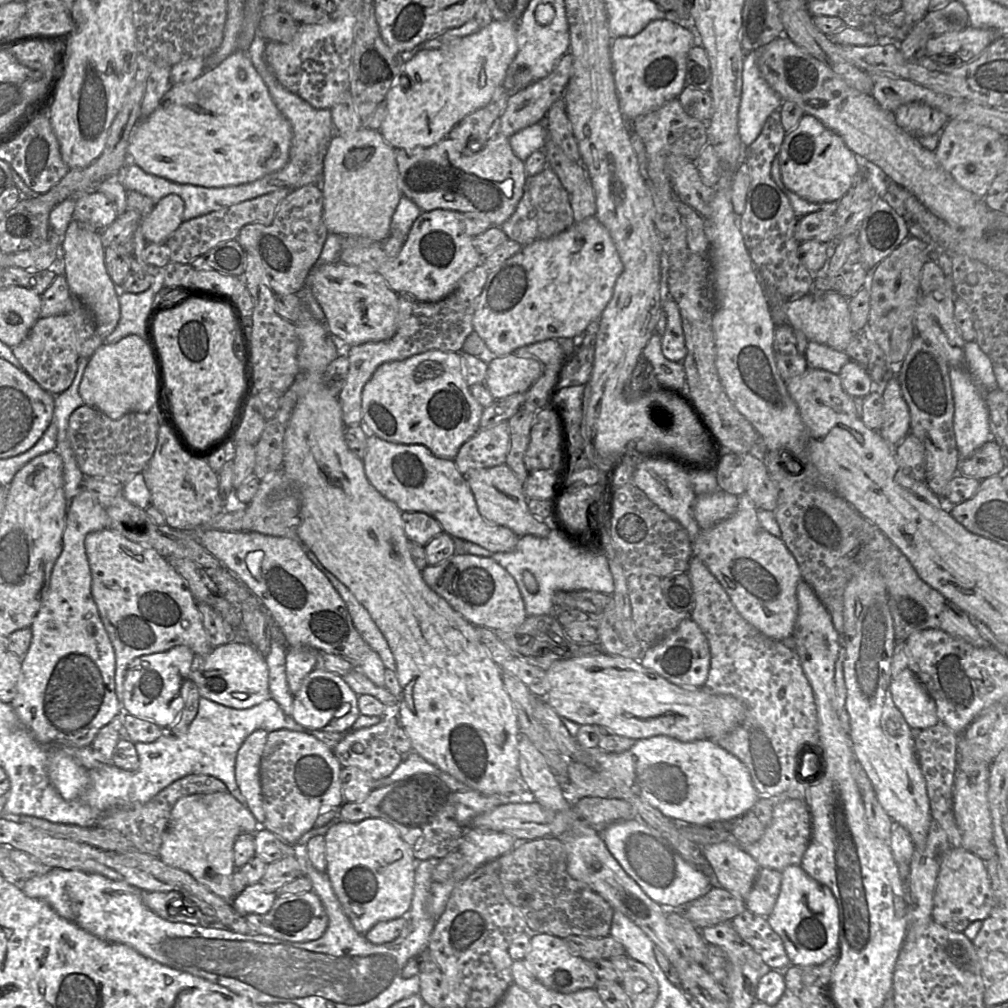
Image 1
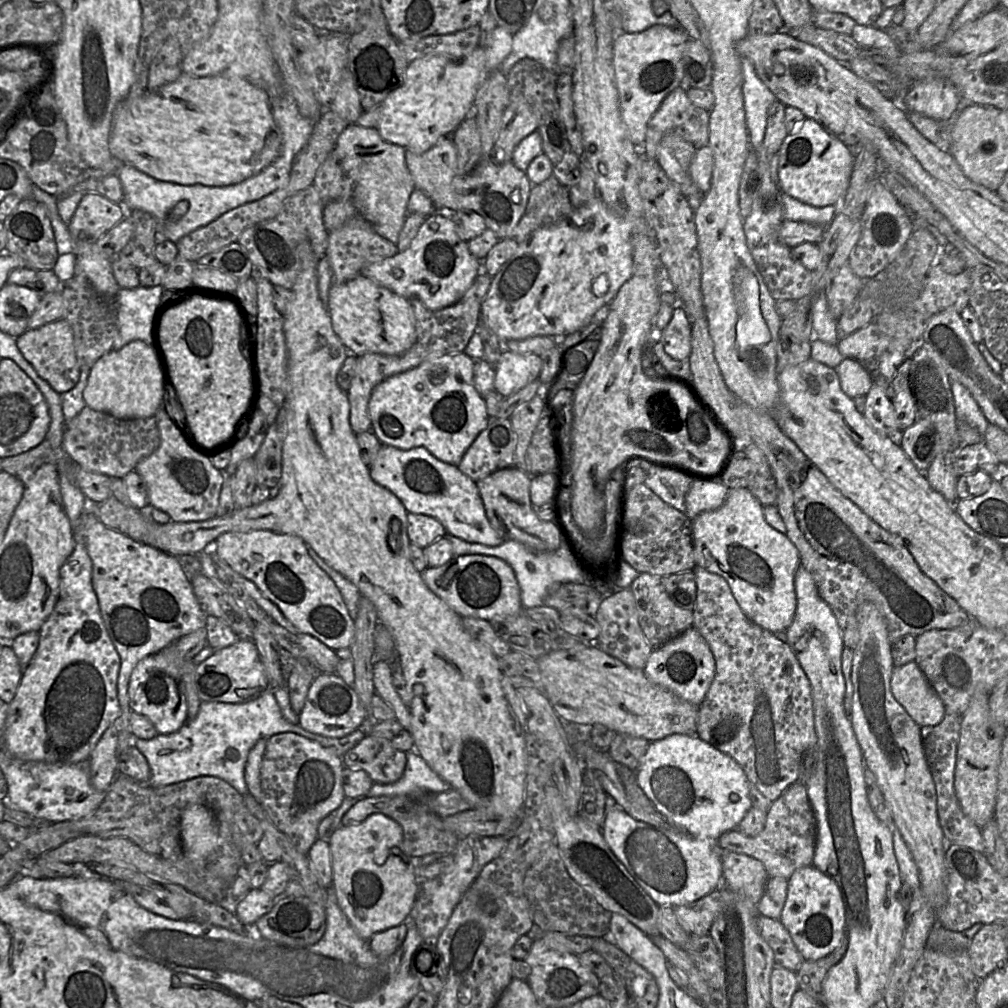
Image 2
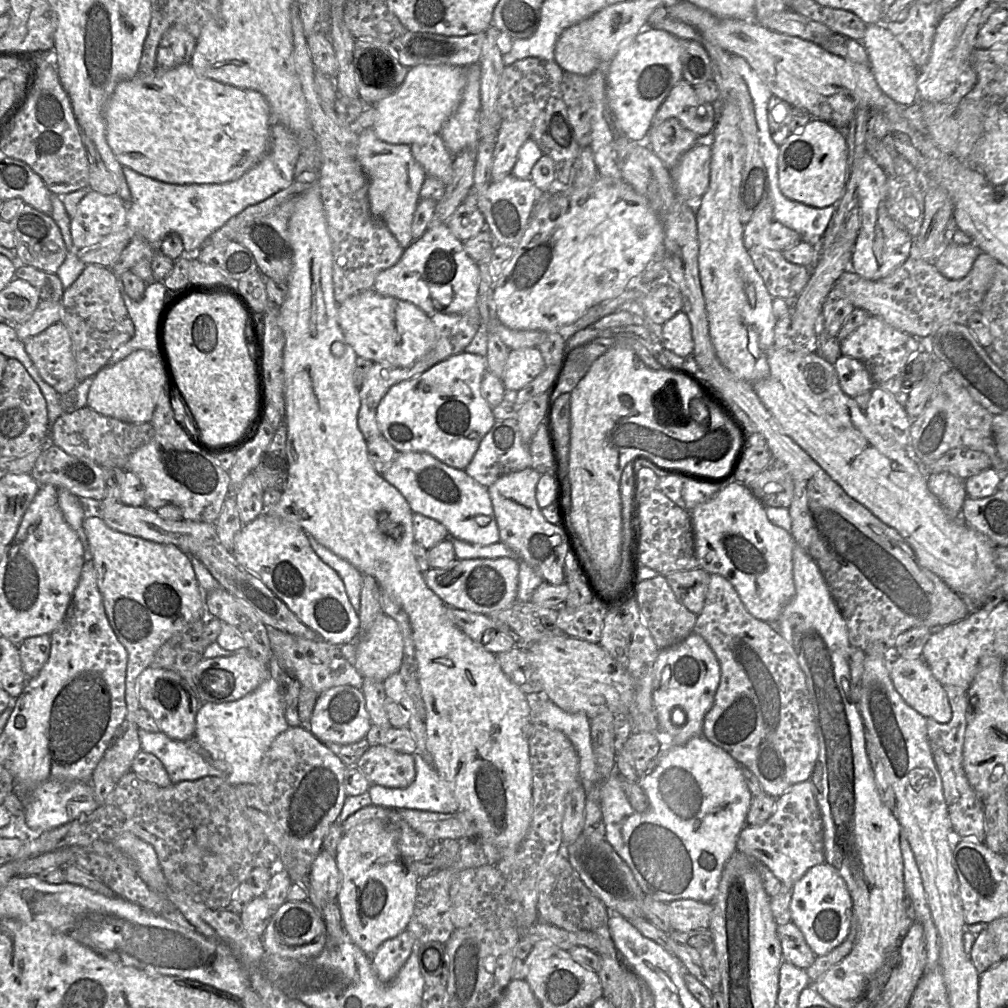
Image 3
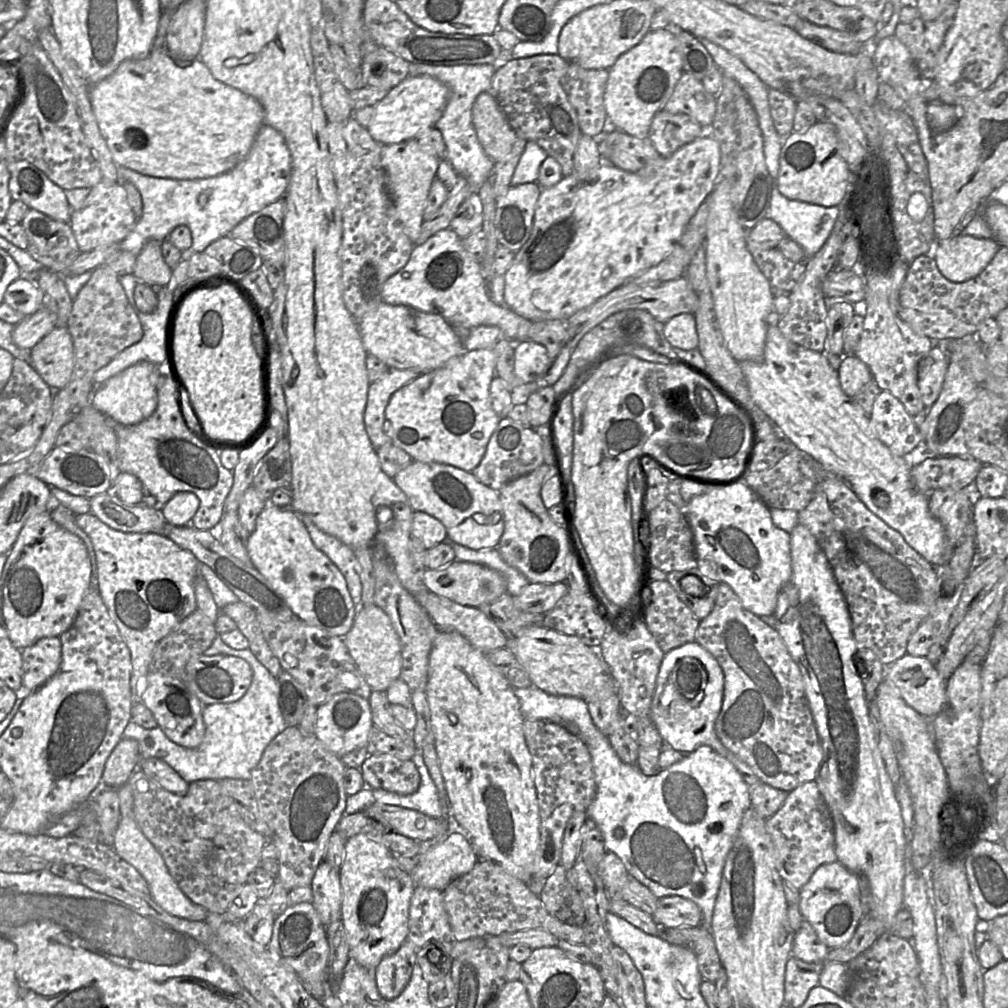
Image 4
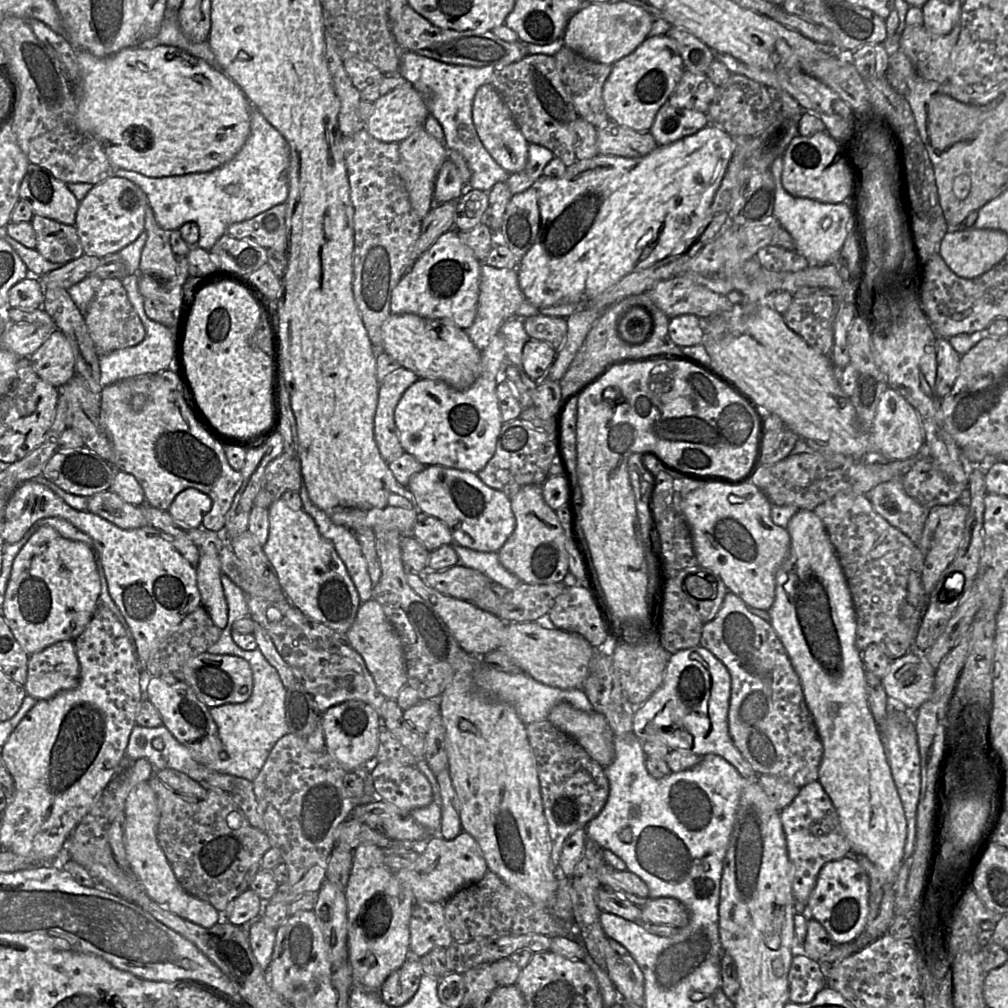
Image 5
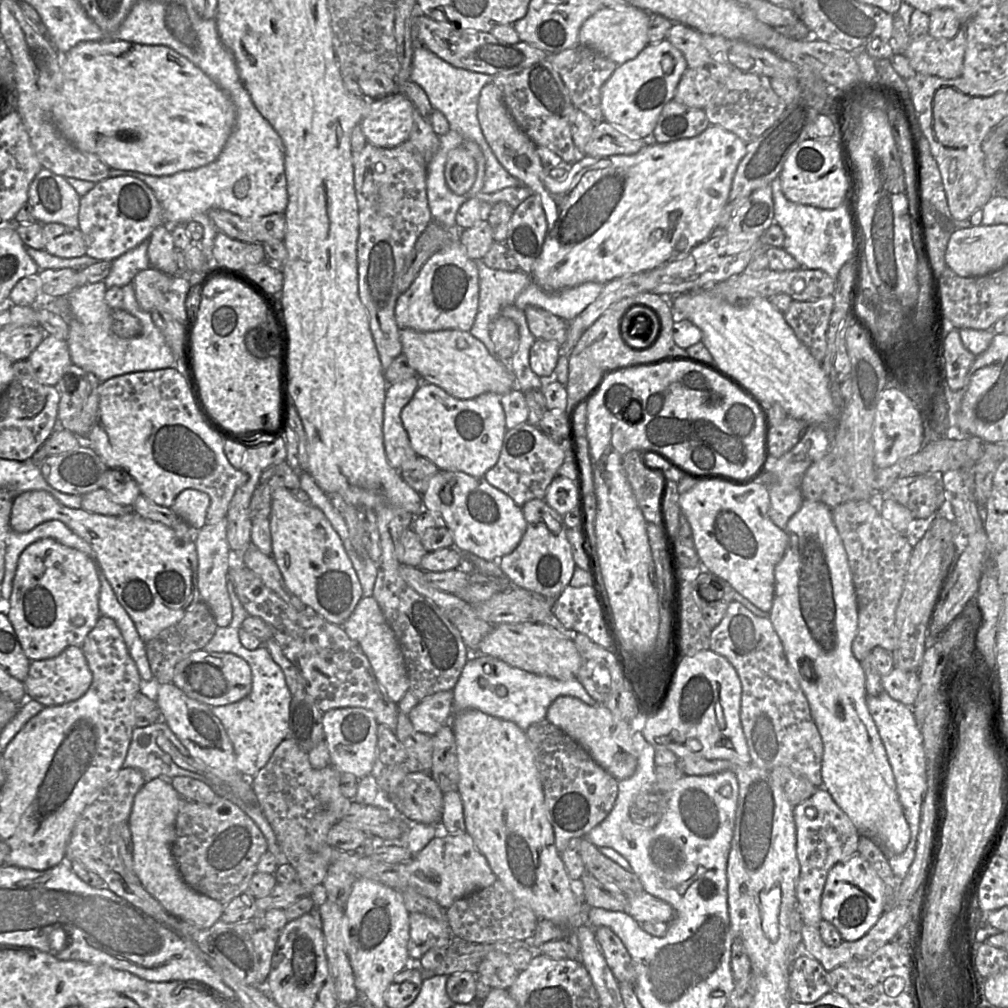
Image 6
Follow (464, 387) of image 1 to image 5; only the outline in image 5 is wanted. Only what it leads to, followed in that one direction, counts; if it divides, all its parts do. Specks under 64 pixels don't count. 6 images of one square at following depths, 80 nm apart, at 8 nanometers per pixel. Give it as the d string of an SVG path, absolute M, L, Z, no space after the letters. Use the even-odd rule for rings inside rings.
M498 333L481 351L481 372L467 389L456 390L443 381L426 378L419 378L407 388L394 412L404 451L425 466L439 465L473 473L482 470L495 453L504 423L496 394L496 378L505 358L505 340Z

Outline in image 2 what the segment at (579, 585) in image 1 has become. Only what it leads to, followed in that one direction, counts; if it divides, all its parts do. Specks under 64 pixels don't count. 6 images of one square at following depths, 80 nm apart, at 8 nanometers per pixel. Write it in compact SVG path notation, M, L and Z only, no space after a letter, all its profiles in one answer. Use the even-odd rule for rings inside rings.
M446 534L446 537L452 543L454 556L482 554L495 556L507 562L515 572L521 590L521 602L526 608L543 605L547 594L550 593L550 587L554 583L591 584L589 576L579 568L565 543L554 551L533 552L516 540L505 540L498 546L487 546L470 543L450 534Z

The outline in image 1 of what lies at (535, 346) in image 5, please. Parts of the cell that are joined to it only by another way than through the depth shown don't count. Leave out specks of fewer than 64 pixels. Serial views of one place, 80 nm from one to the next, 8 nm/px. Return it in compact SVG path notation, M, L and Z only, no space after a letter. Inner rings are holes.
M514 353L495 357L488 363L484 385L495 400L506 398L515 393L526 393L543 371L543 364L534 358L521 358Z

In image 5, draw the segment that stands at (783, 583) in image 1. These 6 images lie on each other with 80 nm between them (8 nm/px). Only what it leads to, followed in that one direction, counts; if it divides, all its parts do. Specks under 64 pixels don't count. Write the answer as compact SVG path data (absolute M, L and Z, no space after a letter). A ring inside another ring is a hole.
M714 480L704 482L693 481L693 483L698 484L698 487L682 496L681 511L691 530L693 548L699 566L711 570L719 576L728 590L743 600L747 607L768 611L772 607L775 599L777 571L785 562L791 545L791 537L787 530L774 524L771 519L771 502L762 490L748 480L737 485Z

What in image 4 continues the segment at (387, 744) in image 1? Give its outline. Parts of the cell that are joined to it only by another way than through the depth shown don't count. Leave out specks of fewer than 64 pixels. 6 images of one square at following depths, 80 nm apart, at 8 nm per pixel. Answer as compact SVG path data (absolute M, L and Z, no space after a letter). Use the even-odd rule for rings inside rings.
M387 753L370 755L361 771L366 787L383 789L401 795L415 793L421 782L413 760L401 760Z

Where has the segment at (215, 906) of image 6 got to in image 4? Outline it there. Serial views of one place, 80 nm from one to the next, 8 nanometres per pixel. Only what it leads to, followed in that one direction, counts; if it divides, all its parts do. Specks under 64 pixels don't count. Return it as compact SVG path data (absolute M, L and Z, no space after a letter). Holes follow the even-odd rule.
M129 784L118 788L120 803L120 822L117 827L112 848L126 862L132 865L145 879L152 899L169 914L190 921L204 921L208 911L193 903L178 887L170 875L162 855L145 837L137 825L133 814L133 794Z

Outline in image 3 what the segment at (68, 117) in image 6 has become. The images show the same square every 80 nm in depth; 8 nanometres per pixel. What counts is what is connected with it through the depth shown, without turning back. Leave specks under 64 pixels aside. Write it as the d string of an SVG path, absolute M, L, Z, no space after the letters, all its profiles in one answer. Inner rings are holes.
M189 62L119 82L104 107L104 121L107 143L122 167L178 185L237 180L267 153L272 125L270 106L263 94L202 77Z

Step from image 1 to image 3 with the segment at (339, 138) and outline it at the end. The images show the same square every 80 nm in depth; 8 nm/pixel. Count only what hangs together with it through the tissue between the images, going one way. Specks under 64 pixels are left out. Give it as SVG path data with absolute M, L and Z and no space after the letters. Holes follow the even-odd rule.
M373 128L358 130L357 158L368 177L370 211L390 230L398 243L406 249L414 239L412 221L420 201L420 190L427 178L422 166L415 160L411 145L391 144L381 140Z

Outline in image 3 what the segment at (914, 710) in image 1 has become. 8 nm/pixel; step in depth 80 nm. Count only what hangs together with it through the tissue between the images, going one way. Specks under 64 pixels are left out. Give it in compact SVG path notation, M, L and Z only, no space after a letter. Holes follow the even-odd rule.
M893 656L890 678L904 701L919 714L940 723L950 721L952 712L945 687L921 656L913 659Z

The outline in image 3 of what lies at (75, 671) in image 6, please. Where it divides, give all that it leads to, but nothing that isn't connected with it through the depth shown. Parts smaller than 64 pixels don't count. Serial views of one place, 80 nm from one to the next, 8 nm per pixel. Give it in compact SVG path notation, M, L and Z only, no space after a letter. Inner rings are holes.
M49 634L29 637L18 646L21 663L26 678L34 678L47 662L50 649L51 638Z

